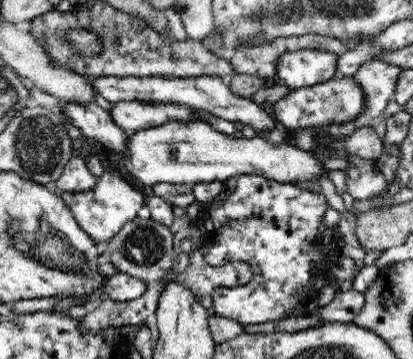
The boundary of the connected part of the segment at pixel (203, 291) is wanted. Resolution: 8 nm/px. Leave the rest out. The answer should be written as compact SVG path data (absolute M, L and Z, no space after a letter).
M202 248L193 250L190 260L186 260L182 272L175 279L190 287L190 293L194 293L200 305L212 309L214 290L244 286L254 278L254 271L248 262L238 260L232 260L224 266L210 266L204 254Z

